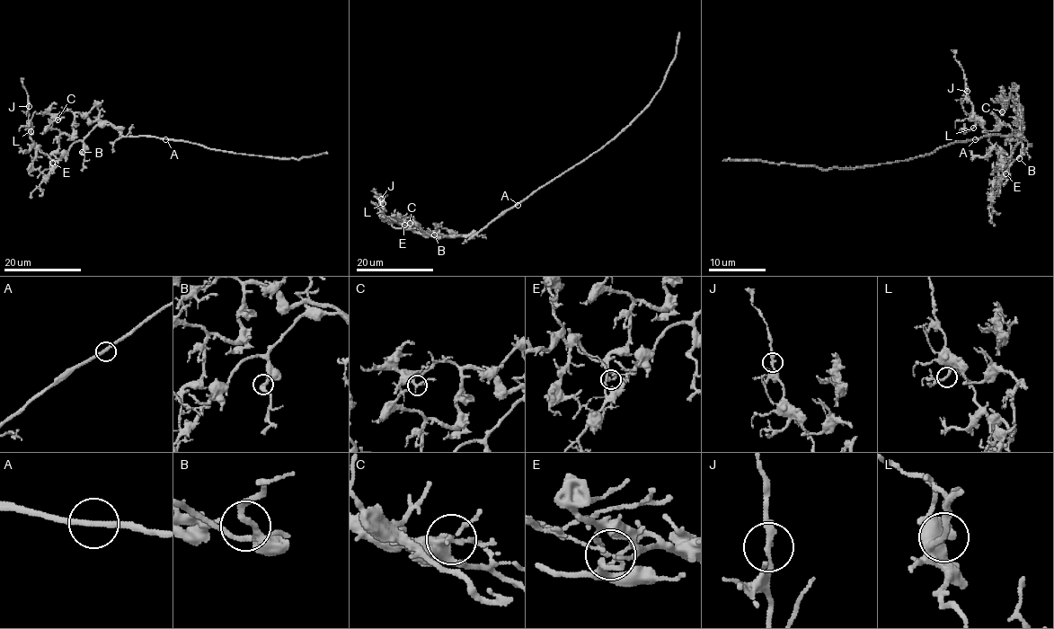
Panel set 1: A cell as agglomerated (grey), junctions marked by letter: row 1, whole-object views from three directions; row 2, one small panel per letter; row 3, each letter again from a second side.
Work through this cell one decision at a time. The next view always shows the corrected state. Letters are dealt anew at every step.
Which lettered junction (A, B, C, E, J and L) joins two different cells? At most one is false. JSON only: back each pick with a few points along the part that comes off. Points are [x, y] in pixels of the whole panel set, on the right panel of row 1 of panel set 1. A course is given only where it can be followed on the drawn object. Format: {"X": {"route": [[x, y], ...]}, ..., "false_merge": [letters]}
{"E": {"route": [[1005, 173], [1002, 179], [1004, 163], [1022, 141], [1019, 118], [1017, 127], [1022, 135]]}, "false_merge": ["E"]}

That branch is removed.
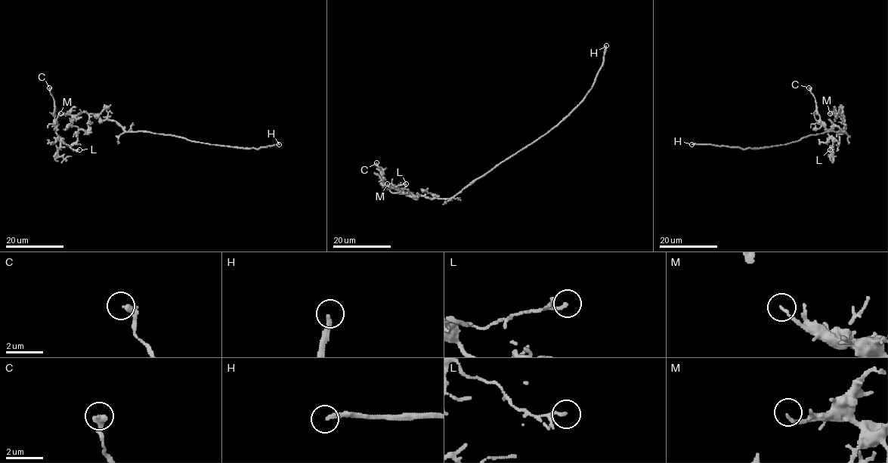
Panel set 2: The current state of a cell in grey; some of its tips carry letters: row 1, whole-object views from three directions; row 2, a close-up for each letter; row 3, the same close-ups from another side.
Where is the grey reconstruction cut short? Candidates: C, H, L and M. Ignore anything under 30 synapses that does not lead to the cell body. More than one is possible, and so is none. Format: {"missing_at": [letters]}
{"missing_at": ["H"]}

